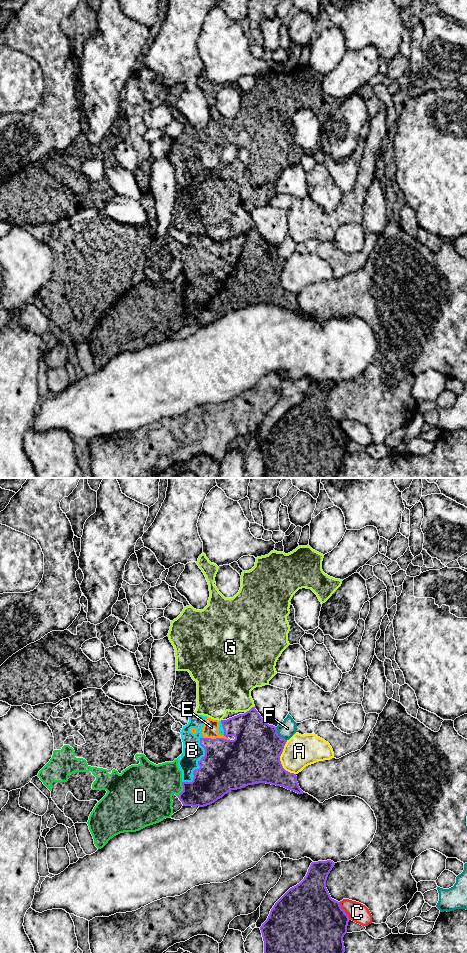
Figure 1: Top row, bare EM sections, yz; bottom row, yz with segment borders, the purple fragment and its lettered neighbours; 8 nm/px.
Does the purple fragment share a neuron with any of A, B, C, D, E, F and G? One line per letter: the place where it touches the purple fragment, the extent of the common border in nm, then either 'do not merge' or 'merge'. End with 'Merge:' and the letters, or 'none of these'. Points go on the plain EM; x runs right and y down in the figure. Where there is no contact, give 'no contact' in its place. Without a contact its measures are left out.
A: yz (279, 280) | 280 nm | do not merge
B: yz (198, 284) | 400 nm | do not merge
C: yz (344, 431) | 170 nm | do not merge
D: yz (183, 309) | 130 nm | do not merge
E: yz (216, 258) | 220 nm | do not merge
F: yz (278, 255) | 140 nm | do not merge
G: yz (250, 229) | 100 nm | do not merge
Merge: none of these

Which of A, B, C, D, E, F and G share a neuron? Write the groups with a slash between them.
A / B E G / C / D / F

